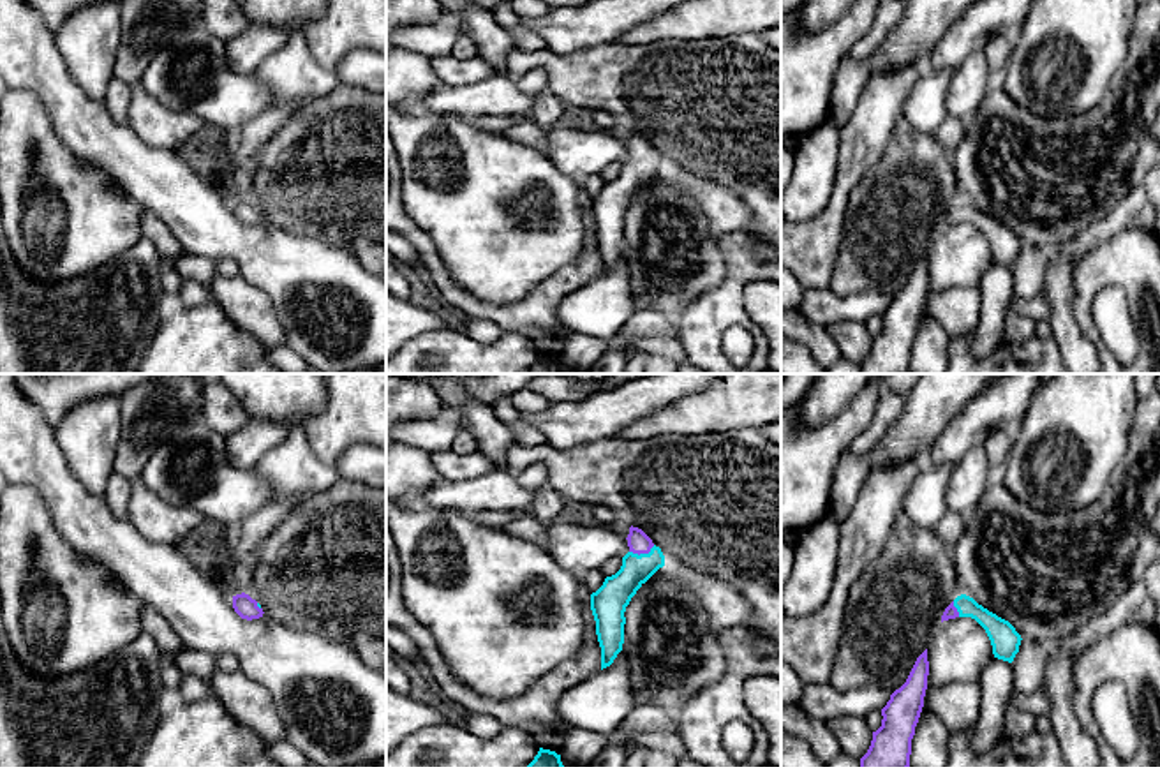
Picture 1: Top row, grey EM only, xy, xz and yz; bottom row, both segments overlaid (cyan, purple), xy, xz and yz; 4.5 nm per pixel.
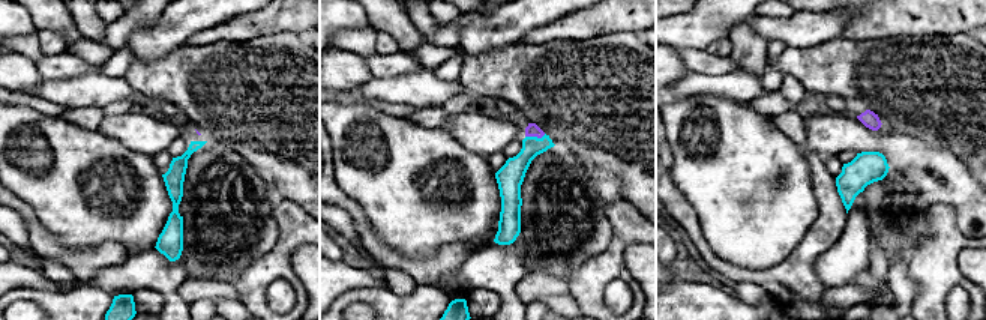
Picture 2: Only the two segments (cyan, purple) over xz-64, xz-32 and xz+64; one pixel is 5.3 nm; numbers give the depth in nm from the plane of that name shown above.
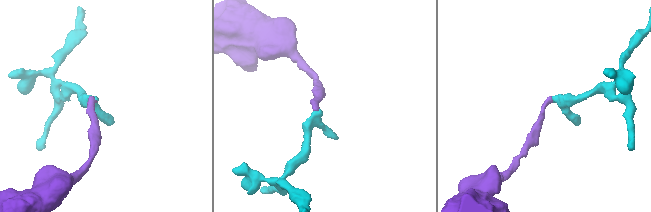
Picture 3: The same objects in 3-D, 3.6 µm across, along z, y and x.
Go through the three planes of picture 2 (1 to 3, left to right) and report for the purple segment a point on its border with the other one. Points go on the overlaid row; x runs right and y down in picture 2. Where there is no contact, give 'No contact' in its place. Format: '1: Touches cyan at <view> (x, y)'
1: No contact
2: Touches cyan at xz-32 (535, 137)
3: No contact

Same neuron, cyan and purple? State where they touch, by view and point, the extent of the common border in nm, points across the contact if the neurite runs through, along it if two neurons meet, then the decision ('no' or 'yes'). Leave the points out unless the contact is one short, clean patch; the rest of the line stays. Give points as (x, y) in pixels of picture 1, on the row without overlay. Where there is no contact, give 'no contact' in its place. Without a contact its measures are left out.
meets cyan in xz at (642, 159); contact 120 nm long; runs through xz (616, 198), (642, 159), (639, 147); yes

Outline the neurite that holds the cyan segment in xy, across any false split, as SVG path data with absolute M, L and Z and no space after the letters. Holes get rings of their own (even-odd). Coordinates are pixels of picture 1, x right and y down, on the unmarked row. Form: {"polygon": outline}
{"polygon": "M245 197L233 201L233 213L247 226L259 224L264 219L261 210Z"}

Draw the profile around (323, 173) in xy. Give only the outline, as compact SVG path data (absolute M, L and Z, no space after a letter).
M340 81L328 95L312 99L300 106L300 109L294 111L293 116L259 150L245 199L261 210L264 222L291 229L301 236L316 236L337 249L349 250L367 272L386 279L386 93L370 92Z

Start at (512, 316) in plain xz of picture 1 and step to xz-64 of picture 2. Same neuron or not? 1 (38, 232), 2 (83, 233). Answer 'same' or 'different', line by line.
1: same
2: different

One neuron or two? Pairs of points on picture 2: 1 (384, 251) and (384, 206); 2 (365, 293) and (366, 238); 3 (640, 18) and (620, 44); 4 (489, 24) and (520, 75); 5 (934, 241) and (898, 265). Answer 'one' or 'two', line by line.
1: two
2: two
3: two
4: two
5: two

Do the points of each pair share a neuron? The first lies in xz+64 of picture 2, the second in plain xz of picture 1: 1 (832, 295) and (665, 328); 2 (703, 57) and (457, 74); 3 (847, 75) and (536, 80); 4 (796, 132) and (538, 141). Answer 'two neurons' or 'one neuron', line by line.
1: two neurons
2: one neuron
3: two neurons
4: one neuron

